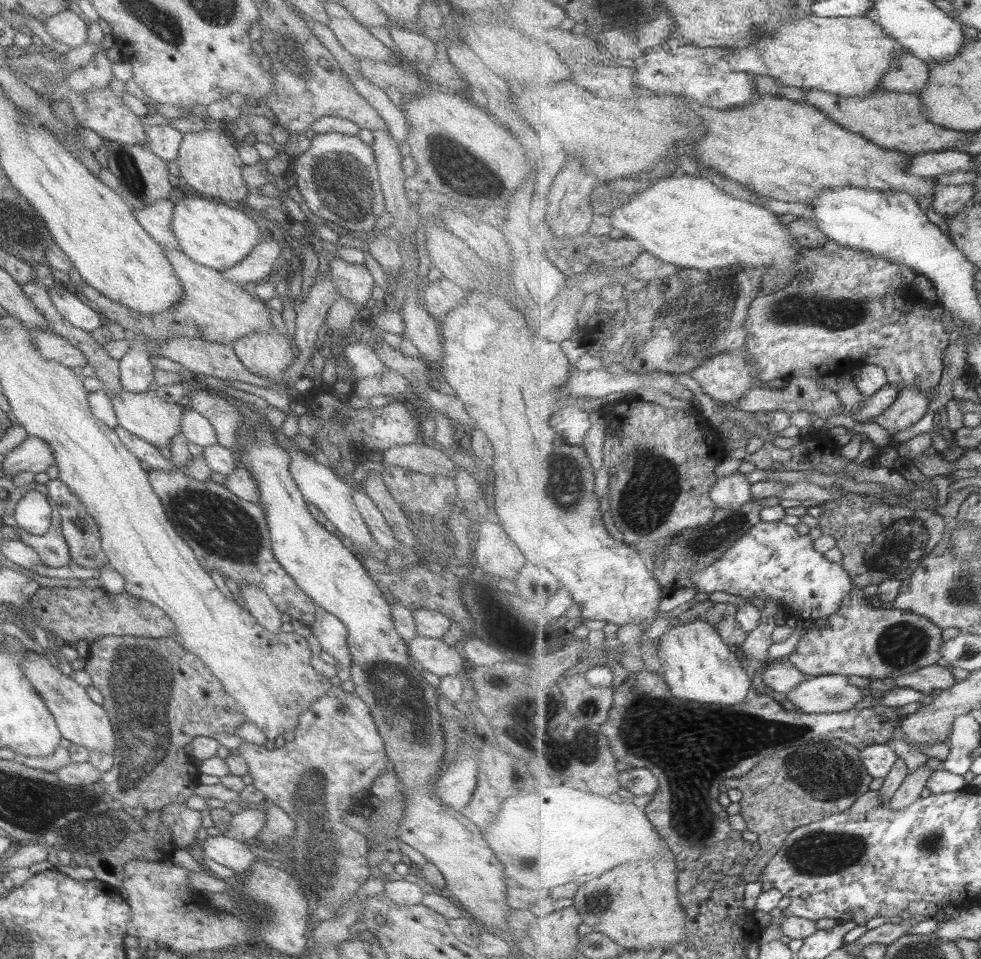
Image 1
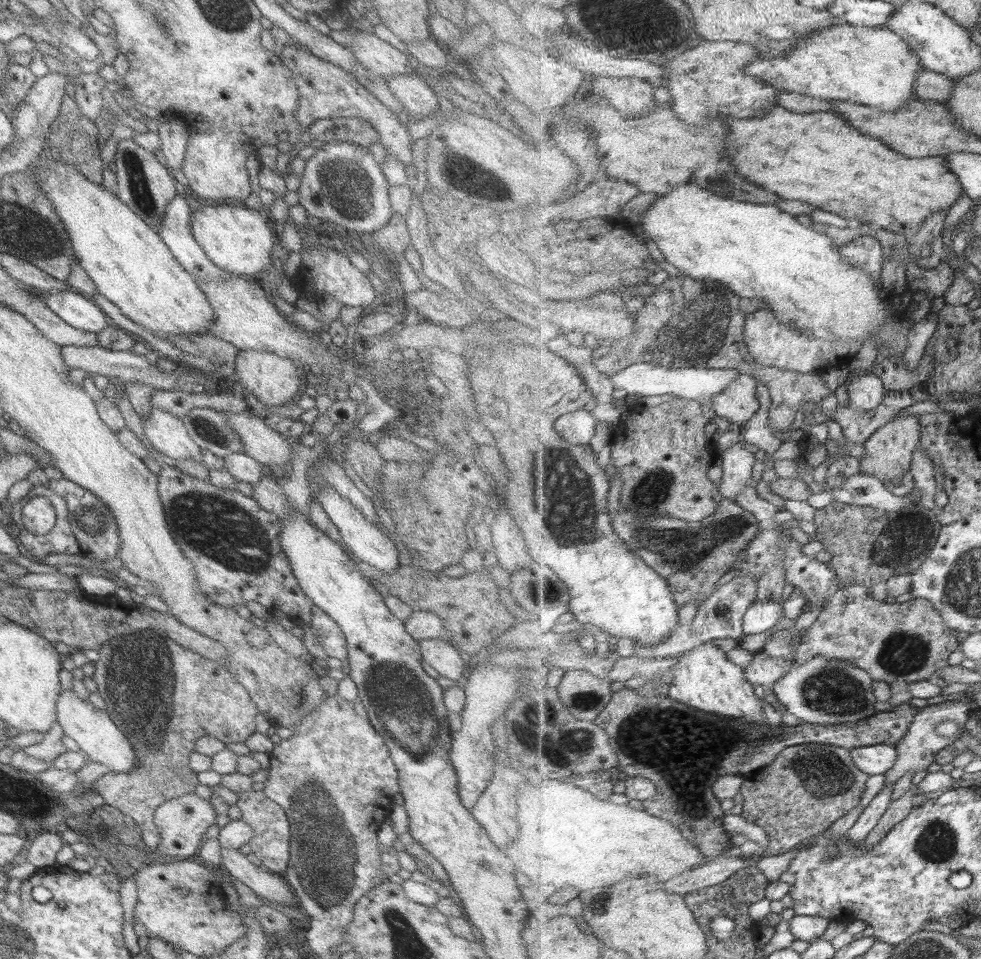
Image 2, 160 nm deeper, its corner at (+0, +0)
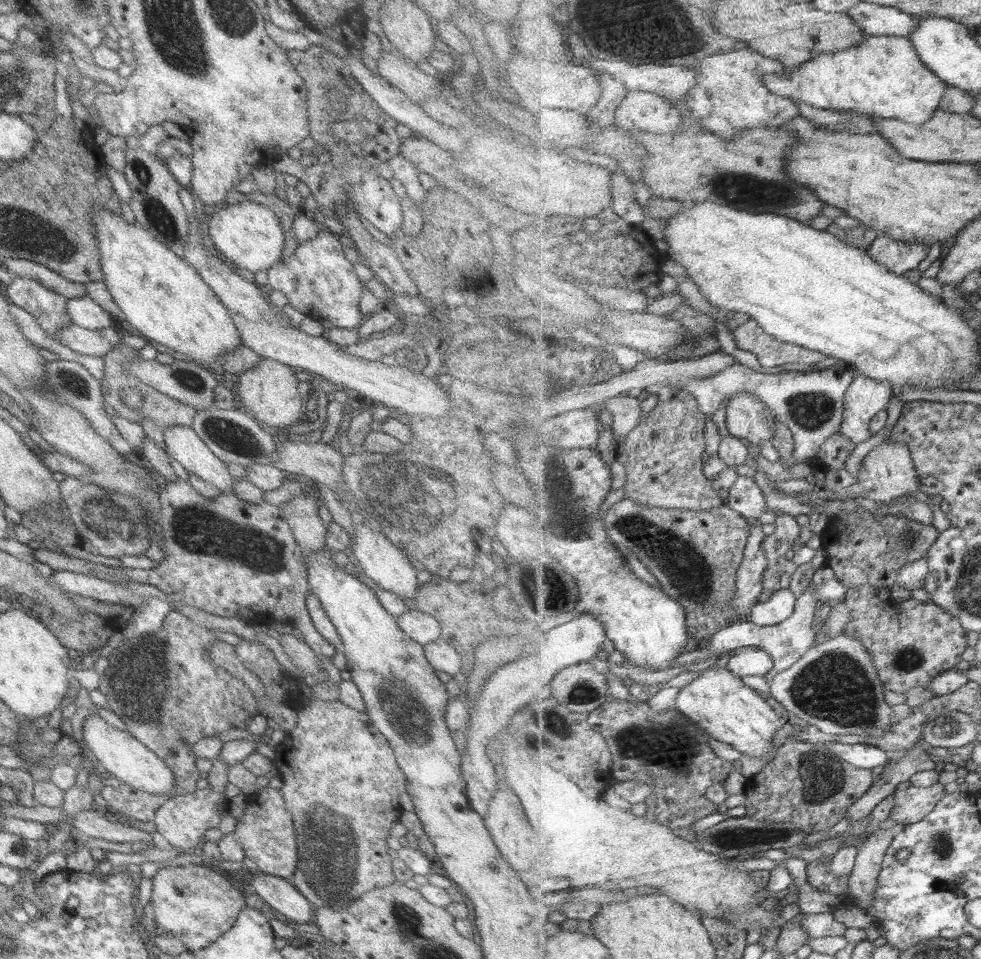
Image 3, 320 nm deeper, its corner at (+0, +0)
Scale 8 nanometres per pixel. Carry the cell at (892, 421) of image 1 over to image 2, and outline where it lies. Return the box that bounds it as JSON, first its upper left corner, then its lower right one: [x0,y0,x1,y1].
[860,416,920,483]

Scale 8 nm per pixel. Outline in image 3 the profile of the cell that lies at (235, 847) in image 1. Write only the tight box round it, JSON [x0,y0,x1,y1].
[250,871,313,924]

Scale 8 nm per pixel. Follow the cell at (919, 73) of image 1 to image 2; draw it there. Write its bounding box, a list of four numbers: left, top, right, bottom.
[915,69,956,105]

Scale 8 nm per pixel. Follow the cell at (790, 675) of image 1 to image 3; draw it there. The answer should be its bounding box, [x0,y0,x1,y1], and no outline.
[727,647,775,678]

